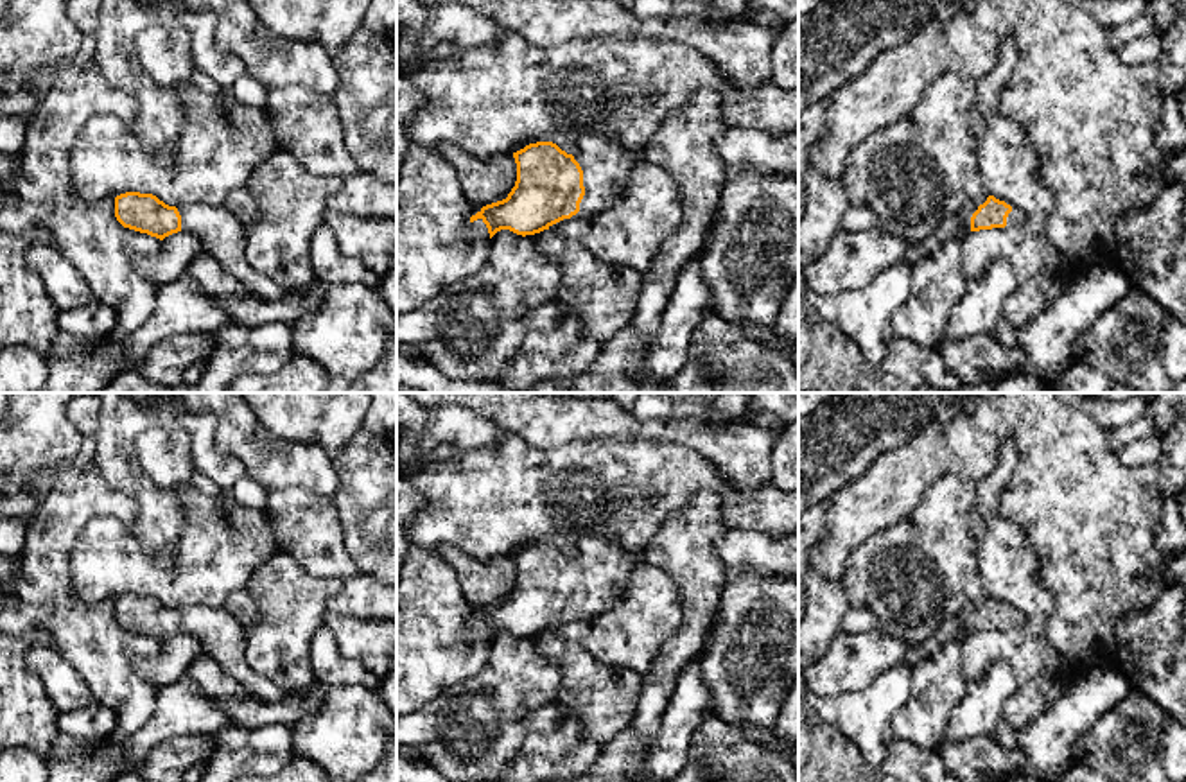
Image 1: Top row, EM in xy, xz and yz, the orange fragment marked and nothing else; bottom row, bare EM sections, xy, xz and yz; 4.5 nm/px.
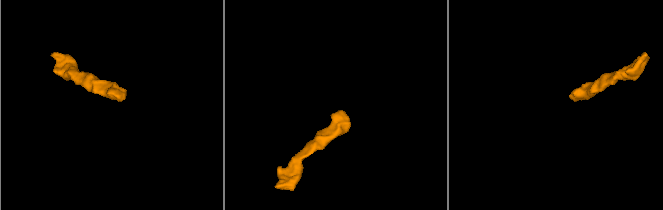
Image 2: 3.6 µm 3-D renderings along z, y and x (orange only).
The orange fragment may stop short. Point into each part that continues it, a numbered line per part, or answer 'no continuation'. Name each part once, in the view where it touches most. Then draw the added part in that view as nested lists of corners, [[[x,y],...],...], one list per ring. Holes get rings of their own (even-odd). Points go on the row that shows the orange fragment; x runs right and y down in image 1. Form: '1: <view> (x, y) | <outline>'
1: xz (605, 164) | [[[585,135],[572,143],[572,156],[583,170],[581,212],[597,212],[624,190],[633,165],[642,158],[623,147],[619,138]]]

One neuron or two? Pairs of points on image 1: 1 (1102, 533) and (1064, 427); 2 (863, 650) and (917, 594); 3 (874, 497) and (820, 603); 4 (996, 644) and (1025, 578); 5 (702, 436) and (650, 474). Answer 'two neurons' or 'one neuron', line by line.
1: one neuron
2: two neurons
3: two neurons
4: one neuron
5: two neurons

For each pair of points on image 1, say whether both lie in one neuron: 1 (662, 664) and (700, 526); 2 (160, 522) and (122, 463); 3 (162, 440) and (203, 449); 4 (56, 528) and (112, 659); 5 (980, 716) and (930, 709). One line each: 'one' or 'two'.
1: one
2: one
3: two
4: one
5: two

